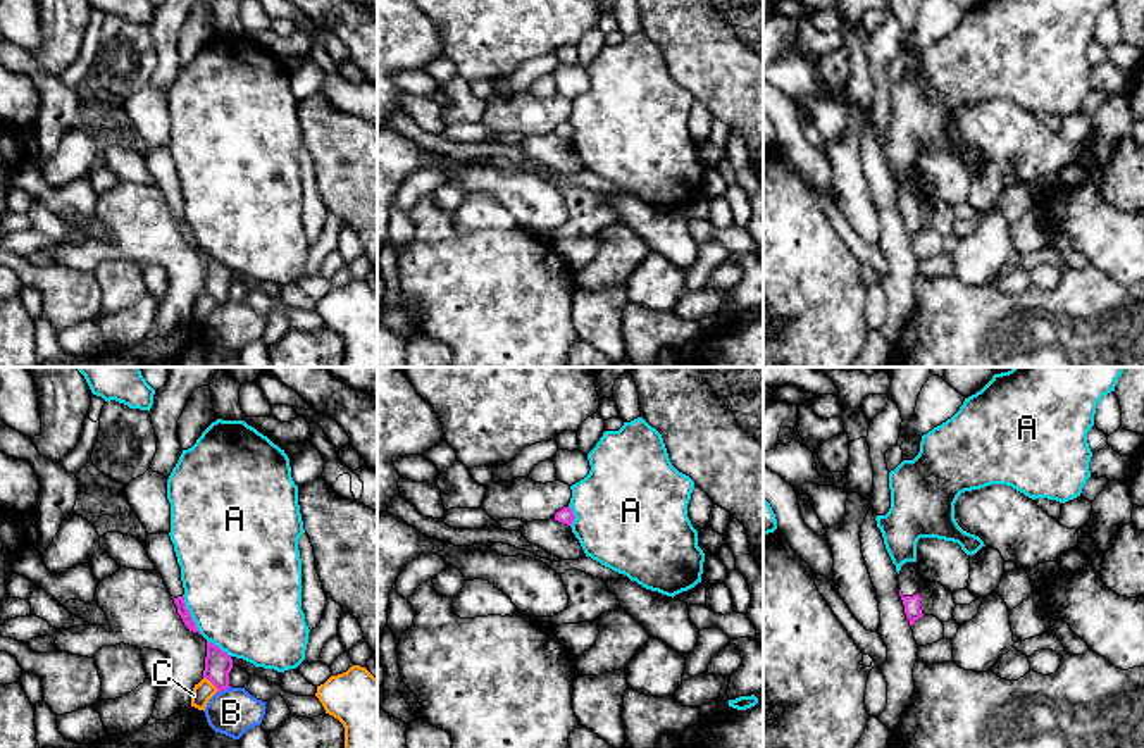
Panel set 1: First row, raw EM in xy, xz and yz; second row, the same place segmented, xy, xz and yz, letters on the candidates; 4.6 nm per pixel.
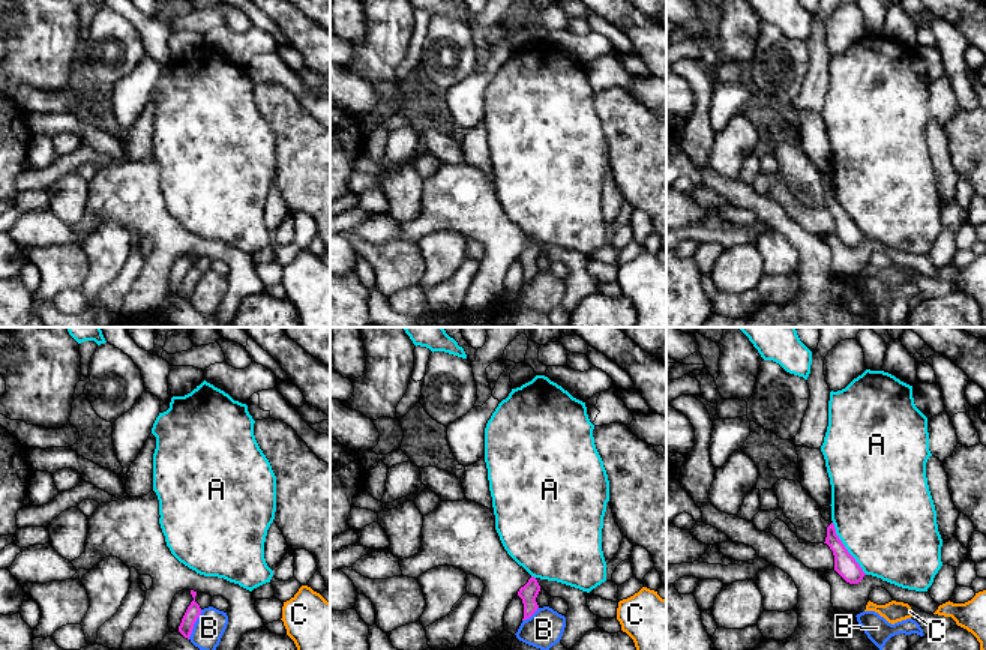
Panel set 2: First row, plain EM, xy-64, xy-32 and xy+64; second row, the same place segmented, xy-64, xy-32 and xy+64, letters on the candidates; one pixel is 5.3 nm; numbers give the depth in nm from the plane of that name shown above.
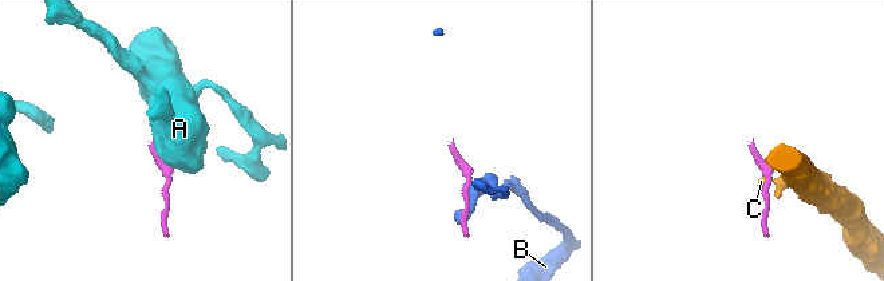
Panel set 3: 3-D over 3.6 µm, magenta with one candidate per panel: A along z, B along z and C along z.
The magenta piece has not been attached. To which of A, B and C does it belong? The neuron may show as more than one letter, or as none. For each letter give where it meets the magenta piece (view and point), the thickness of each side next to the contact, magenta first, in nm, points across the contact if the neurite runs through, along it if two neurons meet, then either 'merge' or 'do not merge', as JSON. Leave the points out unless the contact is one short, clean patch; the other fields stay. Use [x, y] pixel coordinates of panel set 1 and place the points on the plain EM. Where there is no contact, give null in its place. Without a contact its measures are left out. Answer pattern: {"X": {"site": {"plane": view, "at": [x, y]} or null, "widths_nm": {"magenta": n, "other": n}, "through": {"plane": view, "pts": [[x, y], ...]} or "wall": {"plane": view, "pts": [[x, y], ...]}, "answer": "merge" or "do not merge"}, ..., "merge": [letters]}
{"A": {"site": {"plane": "xy", "at": [190, 228]}, "widths_nm": {"magenta": 50, "other": 500}, "wall": {"plane": "xy", "pts": [[183, 209], [185, 221], [200, 247]]}, "answer": "do not merge"}, "B": {"site": {"plane": "xy", "at": [223, 304]}, "widths_nm": {"magenta": 130, "other": 220}, "answer": "do not merge"}, "C": {"site": {"plane": "xy", "at": [212, 297]}, "widths_nm": {"magenta": 130, "other": 90}, "wall": {"plane": "xy", "pts": [[204, 290], [217, 305]]}, "answer": "do not merge"}, "merge": []}

